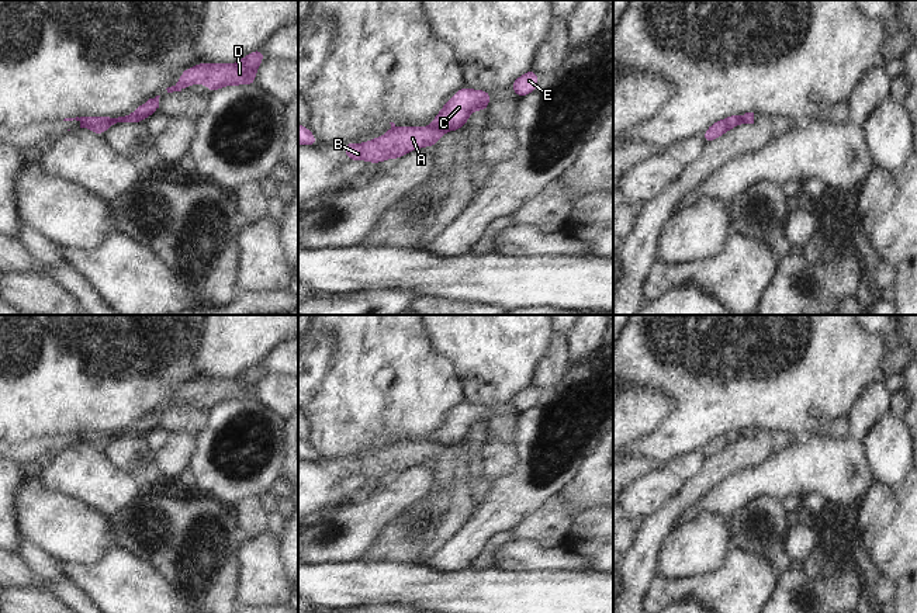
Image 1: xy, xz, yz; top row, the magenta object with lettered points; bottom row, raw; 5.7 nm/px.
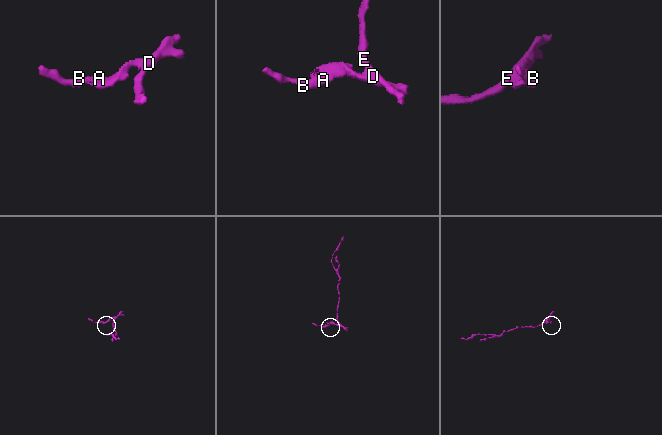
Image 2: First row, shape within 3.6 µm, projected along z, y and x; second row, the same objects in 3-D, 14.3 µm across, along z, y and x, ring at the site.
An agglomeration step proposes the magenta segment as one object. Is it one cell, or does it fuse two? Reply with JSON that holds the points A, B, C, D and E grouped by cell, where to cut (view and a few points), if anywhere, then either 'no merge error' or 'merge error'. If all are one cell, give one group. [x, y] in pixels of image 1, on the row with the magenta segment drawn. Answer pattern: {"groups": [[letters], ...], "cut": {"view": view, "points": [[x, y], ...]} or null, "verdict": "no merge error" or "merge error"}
{"groups": [["A", "B"], ["C", "D", "E"]], "cut": {"view": "xz", "points": [[432, 125], [438, 125], [445, 131]]}, "verdict": "merge error"}

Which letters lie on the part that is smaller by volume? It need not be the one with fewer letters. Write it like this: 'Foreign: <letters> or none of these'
Foreign: A, B

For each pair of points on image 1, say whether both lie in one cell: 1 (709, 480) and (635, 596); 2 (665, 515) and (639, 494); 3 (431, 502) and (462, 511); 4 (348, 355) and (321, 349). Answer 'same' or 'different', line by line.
1: same
2: different
3: different
4: different

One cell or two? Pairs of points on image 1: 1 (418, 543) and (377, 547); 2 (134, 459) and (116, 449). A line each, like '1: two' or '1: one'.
1: one
2: one

